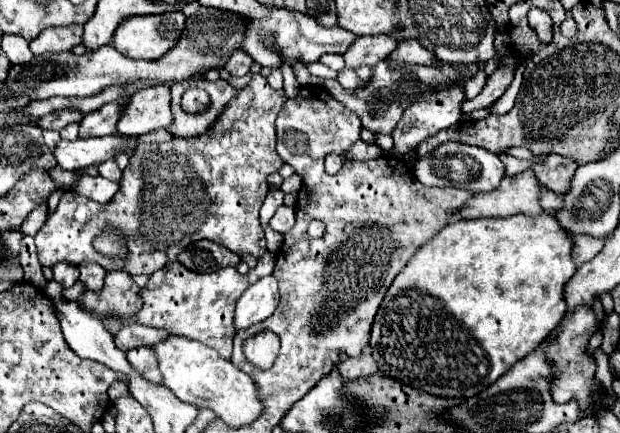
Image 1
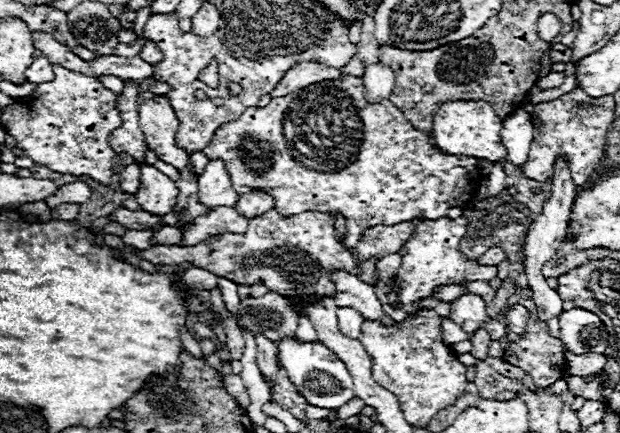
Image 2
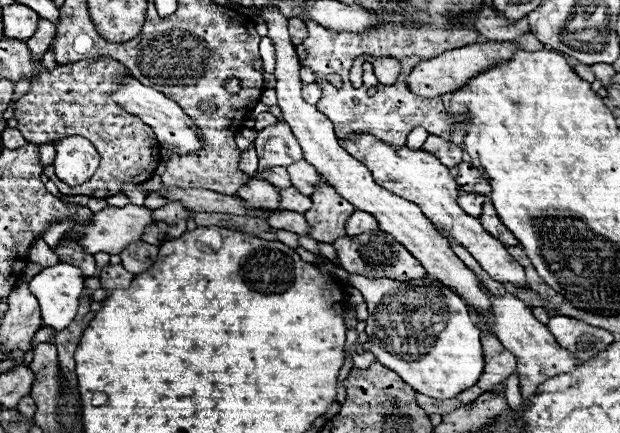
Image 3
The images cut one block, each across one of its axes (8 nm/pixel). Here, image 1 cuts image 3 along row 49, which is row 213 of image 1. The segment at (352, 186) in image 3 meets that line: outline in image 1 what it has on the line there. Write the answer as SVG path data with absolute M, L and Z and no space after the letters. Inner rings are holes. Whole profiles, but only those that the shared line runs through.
M280 206L276 210L276 214L270 218L270 226L276 230L276 232L288 232L292 226L294 226L294 208L290 206Z

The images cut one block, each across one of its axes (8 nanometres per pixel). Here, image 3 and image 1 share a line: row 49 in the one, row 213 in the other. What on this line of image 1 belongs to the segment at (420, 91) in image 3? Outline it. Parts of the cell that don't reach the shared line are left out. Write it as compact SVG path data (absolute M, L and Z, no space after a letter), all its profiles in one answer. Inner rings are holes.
M532 170L516 176L504 176L498 190L490 194L476 194L466 208L458 210L458 218L488 218L488 216L514 216L514 214L540 214L542 184Z

